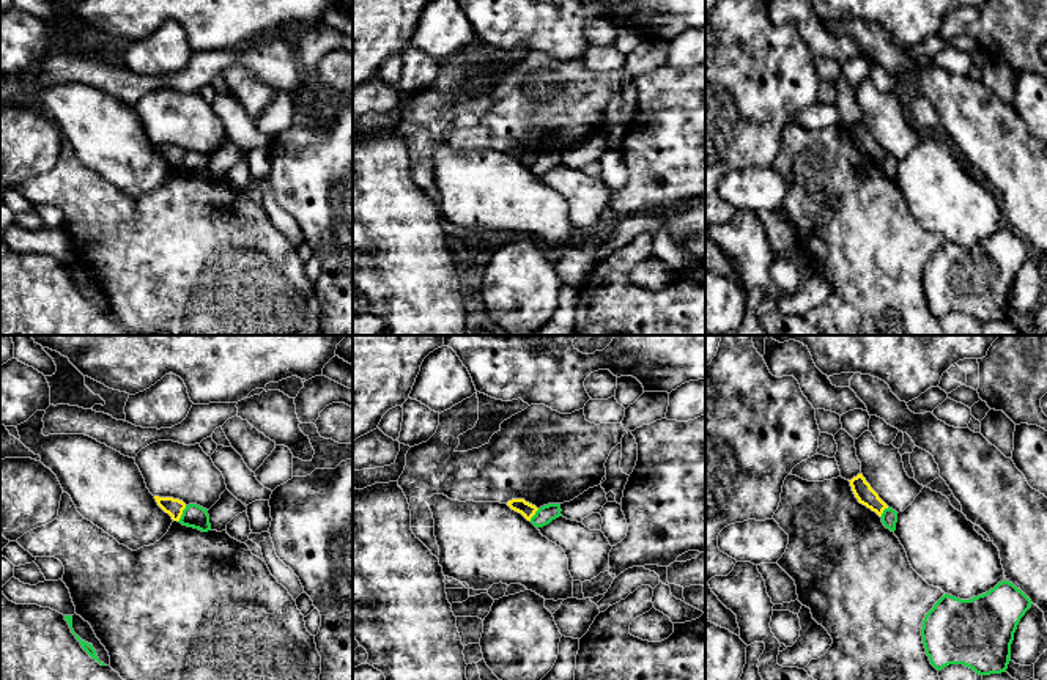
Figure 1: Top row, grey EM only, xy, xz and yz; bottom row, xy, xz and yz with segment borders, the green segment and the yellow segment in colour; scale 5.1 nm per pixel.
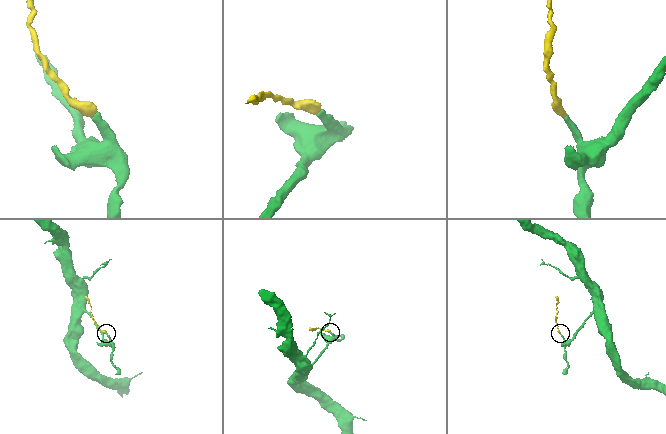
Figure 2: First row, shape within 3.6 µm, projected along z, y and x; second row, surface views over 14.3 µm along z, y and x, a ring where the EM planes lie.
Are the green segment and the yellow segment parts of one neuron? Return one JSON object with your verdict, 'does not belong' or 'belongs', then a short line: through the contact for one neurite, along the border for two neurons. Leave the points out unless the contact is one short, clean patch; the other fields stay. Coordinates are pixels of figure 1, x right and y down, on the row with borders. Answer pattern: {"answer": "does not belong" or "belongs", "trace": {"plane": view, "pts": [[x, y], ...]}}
{"answer": "does not belong", "trace": {"plane": "xy", "pts": [[186, 506], [178, 521]]}}

